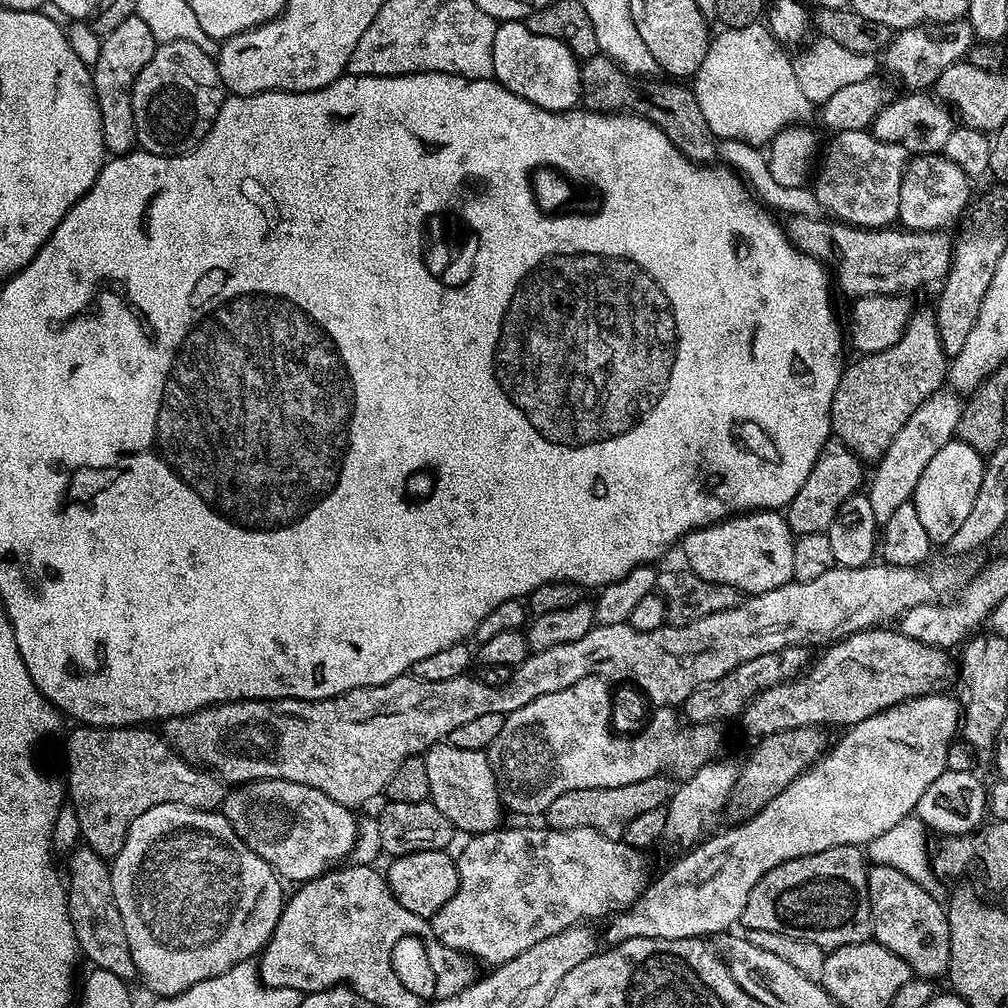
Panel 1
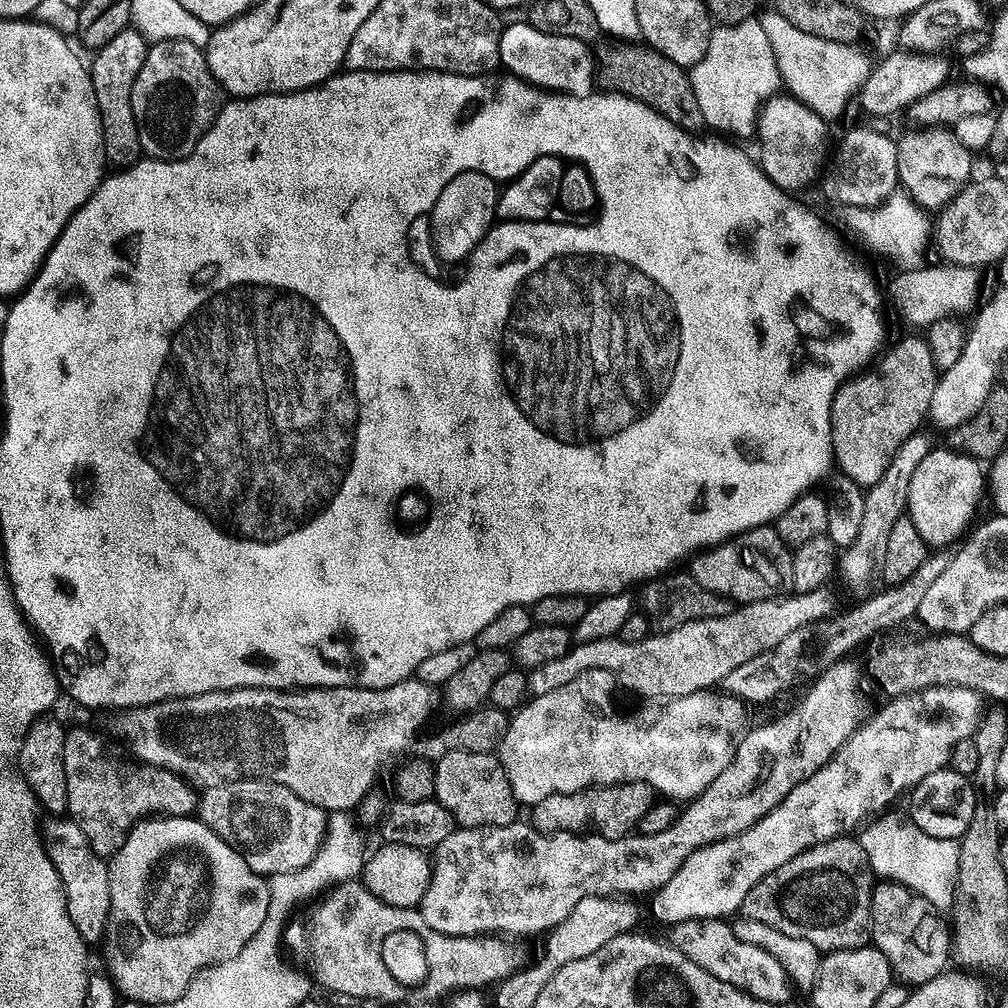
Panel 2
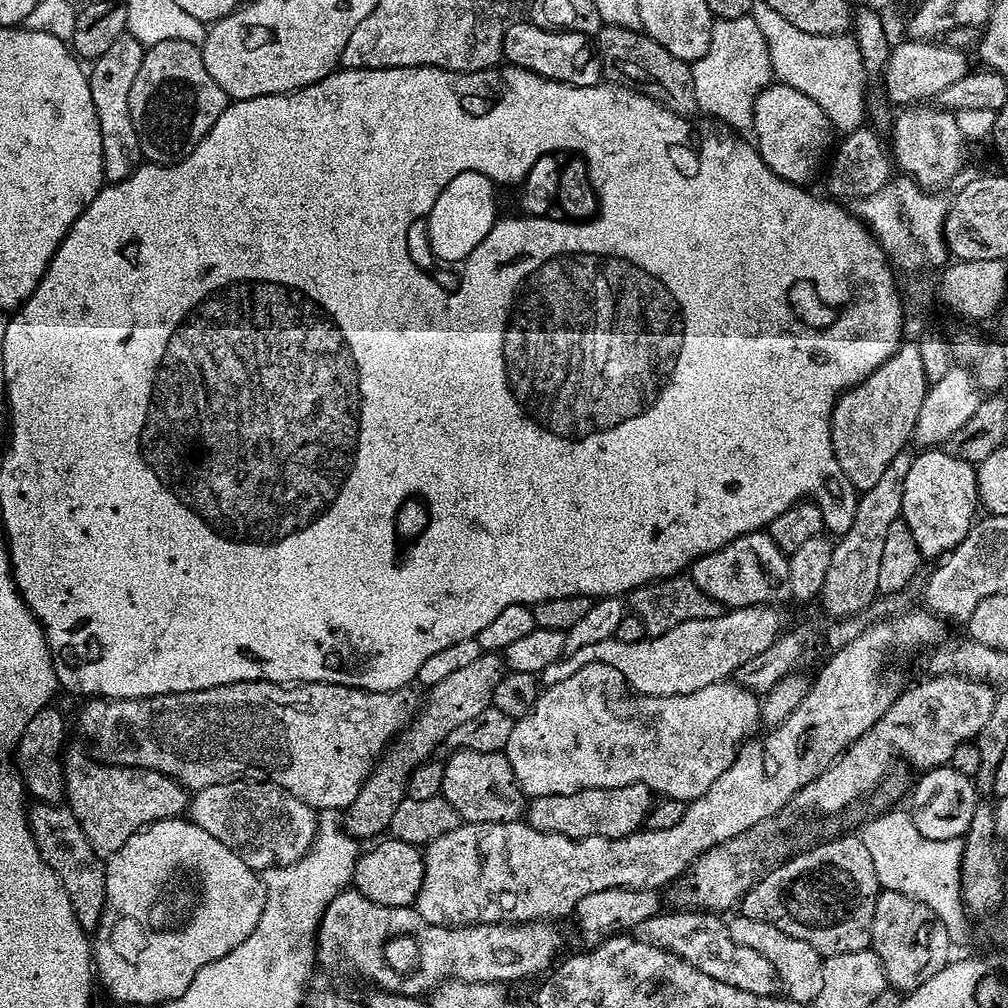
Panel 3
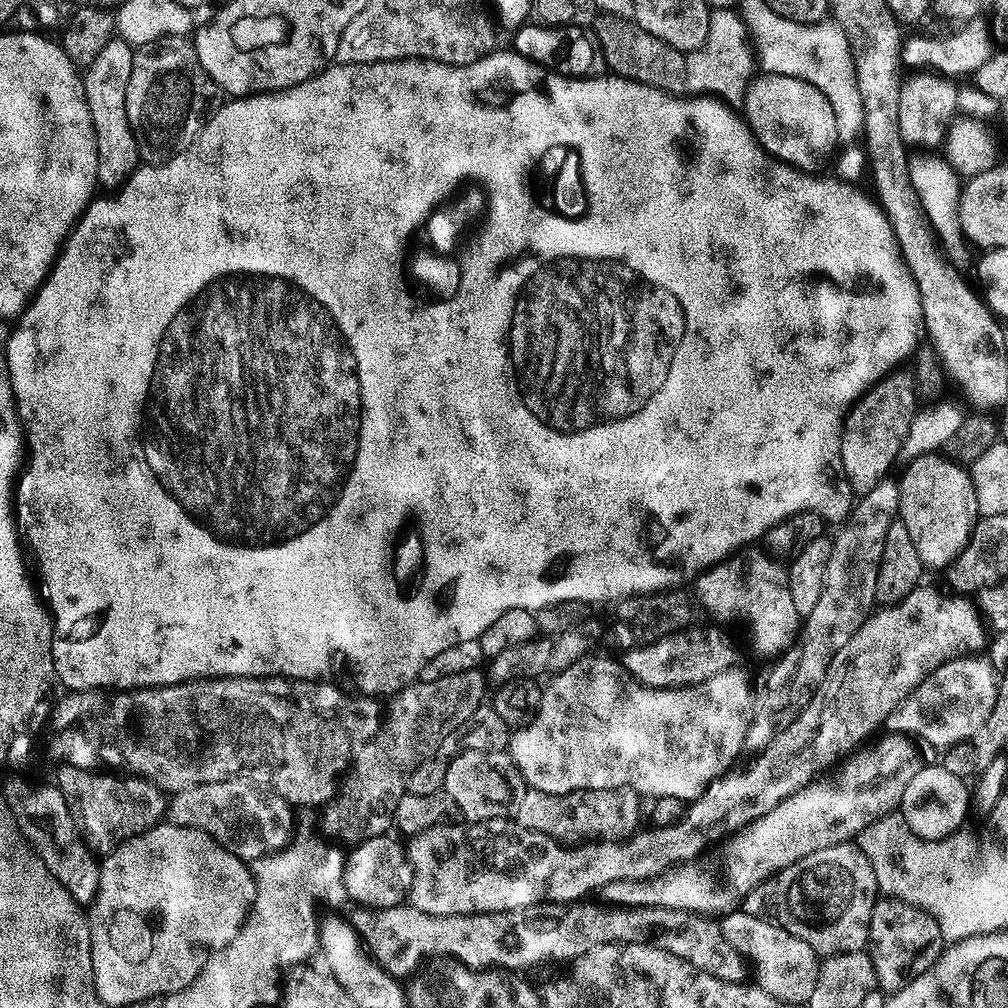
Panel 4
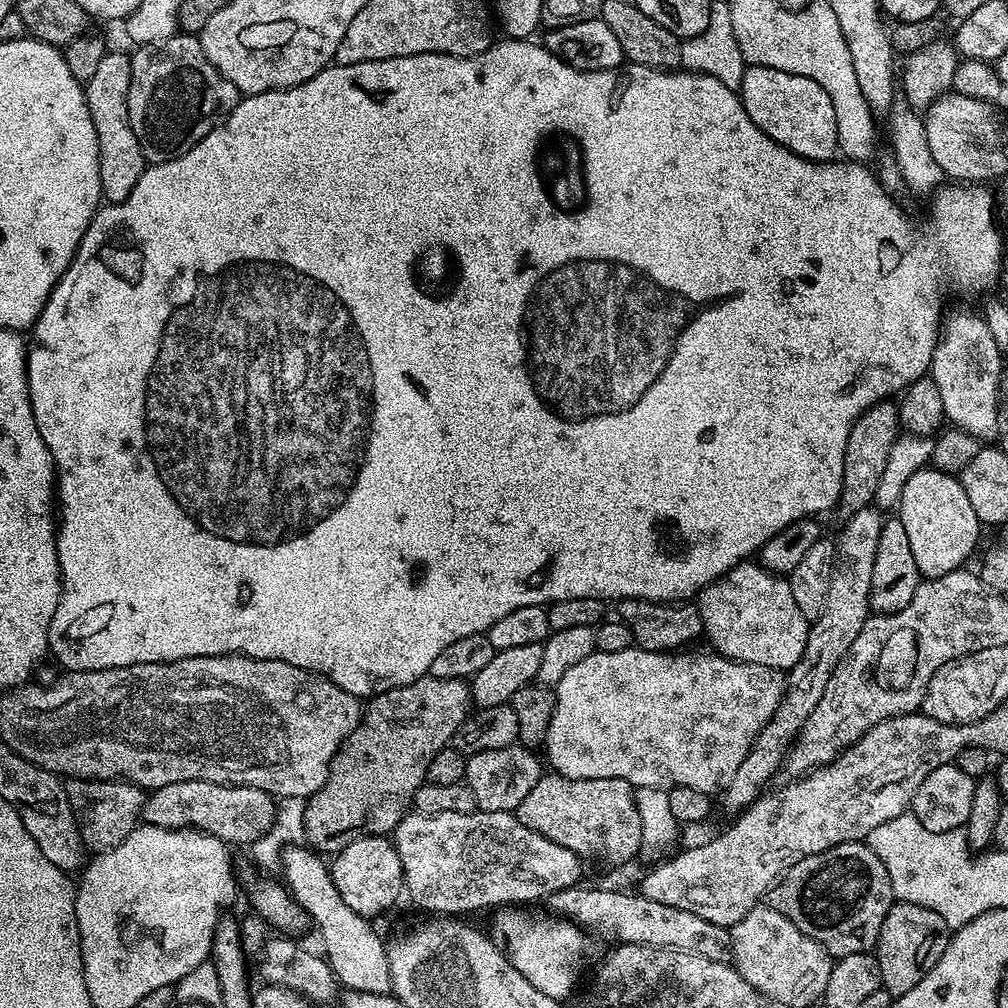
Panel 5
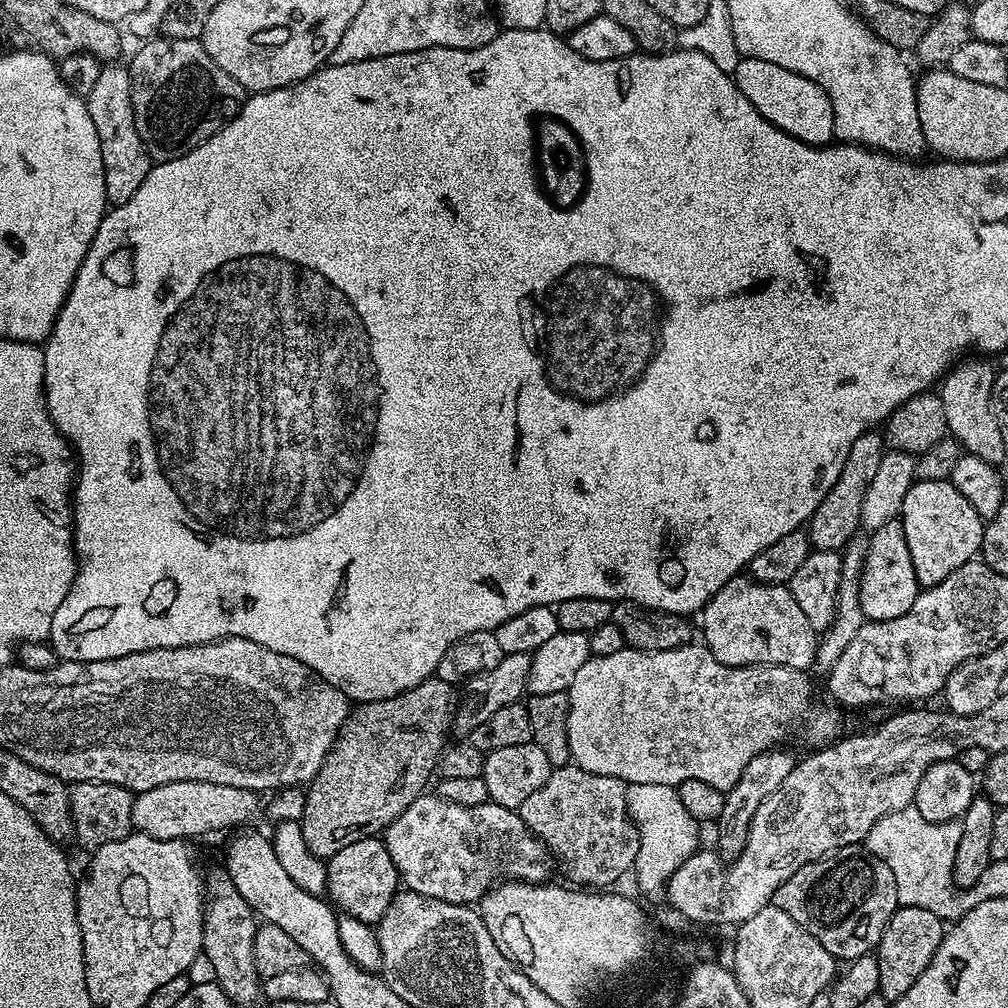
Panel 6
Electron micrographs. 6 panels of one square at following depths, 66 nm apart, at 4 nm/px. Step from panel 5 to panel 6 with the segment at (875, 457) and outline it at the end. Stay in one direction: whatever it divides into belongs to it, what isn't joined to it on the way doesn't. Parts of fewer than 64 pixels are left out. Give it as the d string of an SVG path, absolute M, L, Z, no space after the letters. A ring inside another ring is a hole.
M879 431L863 432L850 446L850 454L846 454L846 462L842 465L842 474L838 474L838 482L830 486L830 494L822 498L818 510L809 518L806 525L808 540L818 552L840 552L847 548L849 542L857 535L856 528L861 527L860 511L862 498L866 498L866 489L878 471L878 462L882 462L886 451L886 440Z

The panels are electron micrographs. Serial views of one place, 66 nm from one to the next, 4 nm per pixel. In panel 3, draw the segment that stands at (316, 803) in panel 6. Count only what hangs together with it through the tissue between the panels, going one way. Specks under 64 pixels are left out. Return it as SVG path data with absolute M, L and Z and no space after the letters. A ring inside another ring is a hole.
M481 652L478 658L474 658L474 662L469 662L455 674L449 674L447 678L442 678L442 682L427 689L428 697L425 698L420 713L417 716L415 713L407 725L408 740L402 741L401 744L393 743L377 759L367 780L358 790L358 798L354 798L354 802L346 809L345 816L348 817L344 820L343 831L348 836L363 842L362 840L371 841L389 831L395 808L406 796L408 775L412 773L412 769L424 763L435 753L432 751L439 744L443 745L447 741L450 730L462 726L462 722L476 717L477 714L482 714L482 710L490 707L492 691L496 683L500 681L505 668L503 655ZM379 832L383 833L379 834ZM371 836L376 837L371 838Z

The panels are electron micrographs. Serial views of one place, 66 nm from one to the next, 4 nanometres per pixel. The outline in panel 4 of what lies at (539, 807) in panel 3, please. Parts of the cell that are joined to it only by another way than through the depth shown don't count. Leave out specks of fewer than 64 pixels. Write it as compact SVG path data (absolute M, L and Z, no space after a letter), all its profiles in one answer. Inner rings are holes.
M528 788L514 819L526 830L541 832L569 846L581 842L619 842L635 836L641 827L640 803L642 797L633 788L587 788L566 794L546 794L537 788Z

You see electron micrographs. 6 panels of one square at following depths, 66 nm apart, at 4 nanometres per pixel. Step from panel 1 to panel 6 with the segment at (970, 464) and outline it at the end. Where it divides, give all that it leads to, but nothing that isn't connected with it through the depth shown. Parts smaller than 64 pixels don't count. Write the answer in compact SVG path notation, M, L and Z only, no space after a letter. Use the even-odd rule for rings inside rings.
M951 479L916 480L906 494L906 502L902 502L898 518L906 530L906 546L910 546L910 559L914 562L914 574L921 589L942 582L942 578L954 574L954 570L958 570L958 566L962 566L967 560L977 559L984 537L985 521L981 520L974 506L970 506L970 502L966 502L966 498L958 494Z

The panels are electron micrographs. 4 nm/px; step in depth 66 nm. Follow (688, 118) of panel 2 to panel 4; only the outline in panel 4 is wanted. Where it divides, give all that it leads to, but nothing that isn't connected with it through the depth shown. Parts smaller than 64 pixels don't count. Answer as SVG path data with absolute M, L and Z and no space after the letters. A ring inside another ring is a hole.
M604 14L595 21L595 33L602 47L603 61L609 64L611 71L628 80L638 80L643 84L653 84L655 88L663 88L673 94L685 91L686 62L685 53L680 52L670 42L656 38L650 30L646 30L635 19L626 16Z

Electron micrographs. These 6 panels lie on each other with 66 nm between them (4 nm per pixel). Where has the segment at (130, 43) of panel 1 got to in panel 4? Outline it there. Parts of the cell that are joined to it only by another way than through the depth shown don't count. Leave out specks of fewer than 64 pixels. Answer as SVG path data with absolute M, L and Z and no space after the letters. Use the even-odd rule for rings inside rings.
M113 38L102 46L98 58L82 72L84 97L98 146L96 182L104 190L121 188L142 164L134 130L130 130L130 118L126 118L126 86L130 86L130 70L134 70L135 57L133 45Z

